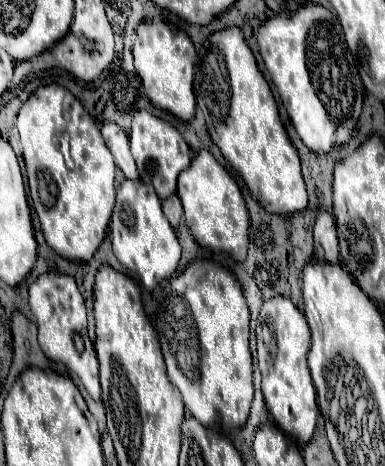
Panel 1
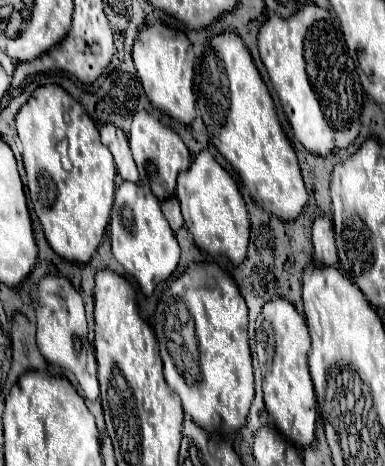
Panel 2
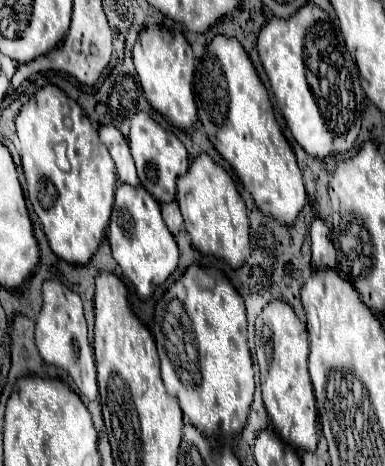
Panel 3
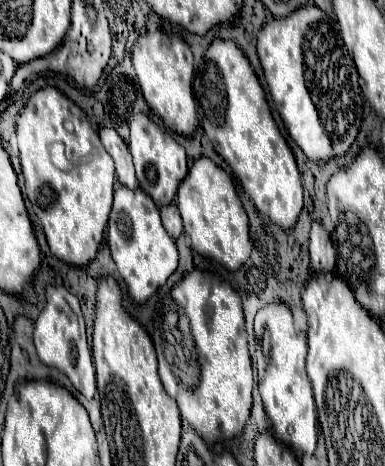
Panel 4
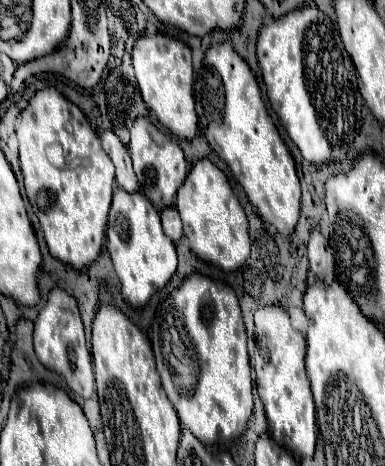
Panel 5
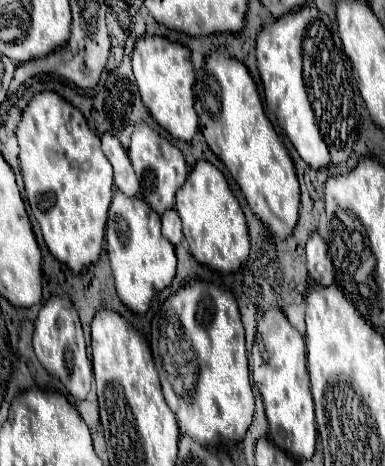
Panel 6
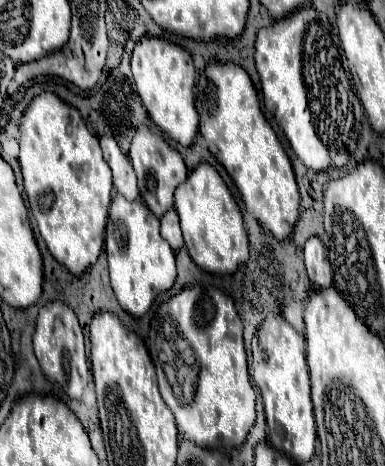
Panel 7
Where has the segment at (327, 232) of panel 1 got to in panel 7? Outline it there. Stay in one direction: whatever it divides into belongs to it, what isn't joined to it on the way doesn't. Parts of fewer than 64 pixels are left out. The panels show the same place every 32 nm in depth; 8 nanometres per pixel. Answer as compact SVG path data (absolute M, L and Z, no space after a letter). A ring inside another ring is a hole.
M318 236L310 238L304 244L304 264L308 270L308 278L318 288L332 286L332 266L326 256L326 246Z

